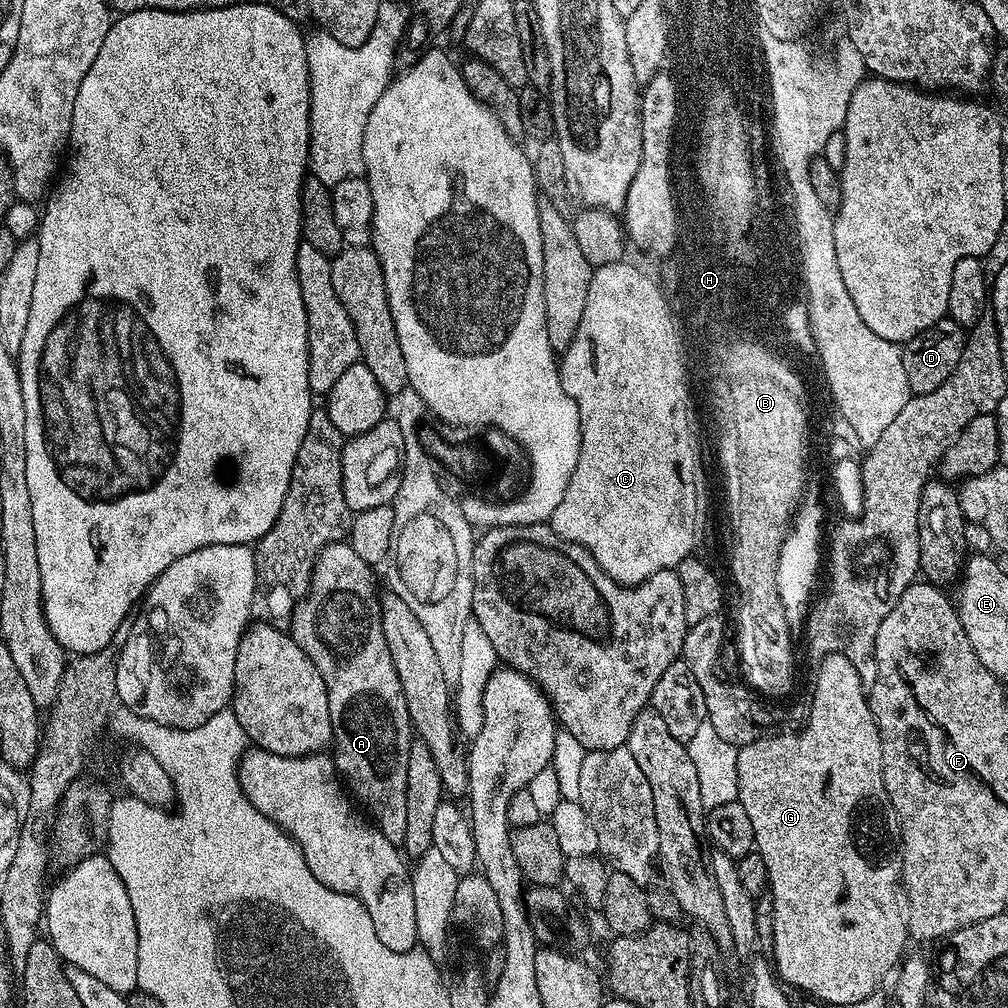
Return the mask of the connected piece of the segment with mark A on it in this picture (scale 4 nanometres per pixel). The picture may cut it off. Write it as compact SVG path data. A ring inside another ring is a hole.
M337 542L324 547L316 555L308 592L296 605L294 639L310 662L314 662L318 674L322 674L322 682L326 682L337 773L346 781L350 792L352 787L351 795L368 807L367 815L375 821L378 831L391 844L400 846L406 834L406 758L410 754L414 729L406 710L402 682L398 682L398 670L394 670L382 634L380 598L378 587L372 581L372 572L370 565L354 554L351 543Z

